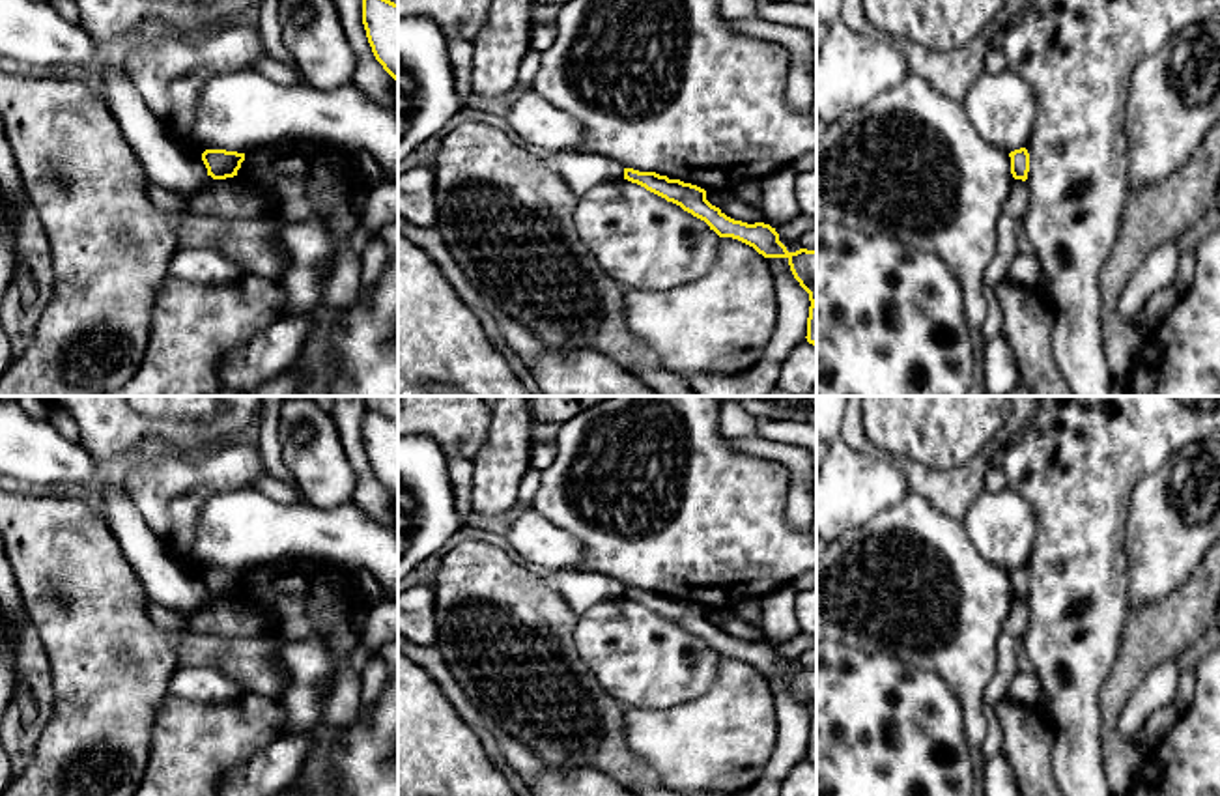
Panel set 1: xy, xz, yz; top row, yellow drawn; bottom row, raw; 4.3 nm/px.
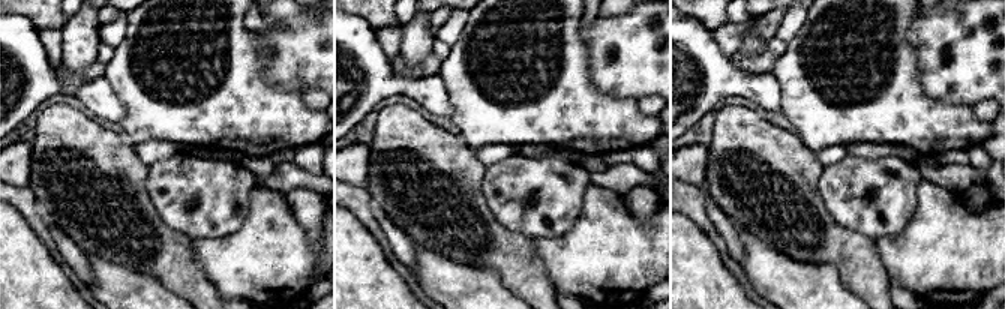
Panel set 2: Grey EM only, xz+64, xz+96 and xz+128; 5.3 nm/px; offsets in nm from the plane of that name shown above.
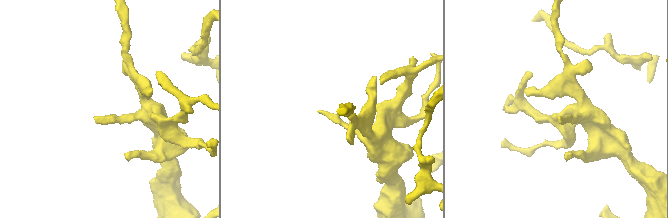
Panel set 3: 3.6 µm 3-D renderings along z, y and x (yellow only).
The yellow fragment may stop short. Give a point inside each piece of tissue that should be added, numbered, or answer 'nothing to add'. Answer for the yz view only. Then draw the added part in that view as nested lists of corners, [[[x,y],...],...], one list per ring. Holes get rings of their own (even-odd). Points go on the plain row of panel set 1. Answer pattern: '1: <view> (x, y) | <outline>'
nothing to add

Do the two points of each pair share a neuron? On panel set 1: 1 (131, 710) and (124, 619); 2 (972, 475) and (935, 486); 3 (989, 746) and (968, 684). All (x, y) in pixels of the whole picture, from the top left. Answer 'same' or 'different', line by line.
1: same
2: same
3: different

